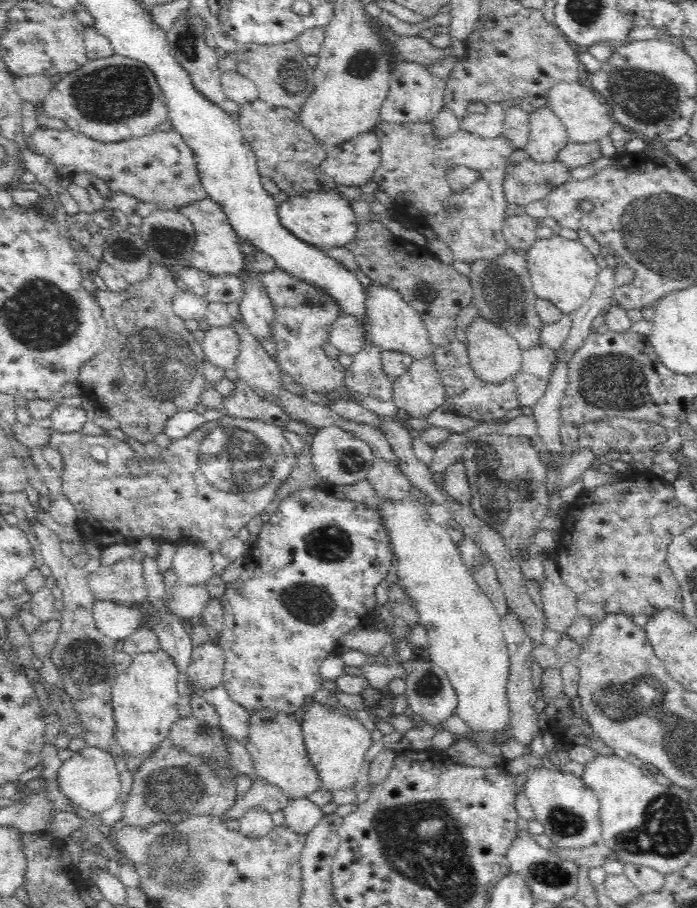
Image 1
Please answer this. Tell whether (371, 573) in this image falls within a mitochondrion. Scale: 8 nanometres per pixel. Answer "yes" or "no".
no

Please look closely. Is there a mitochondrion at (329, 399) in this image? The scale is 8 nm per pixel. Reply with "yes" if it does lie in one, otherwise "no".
no

